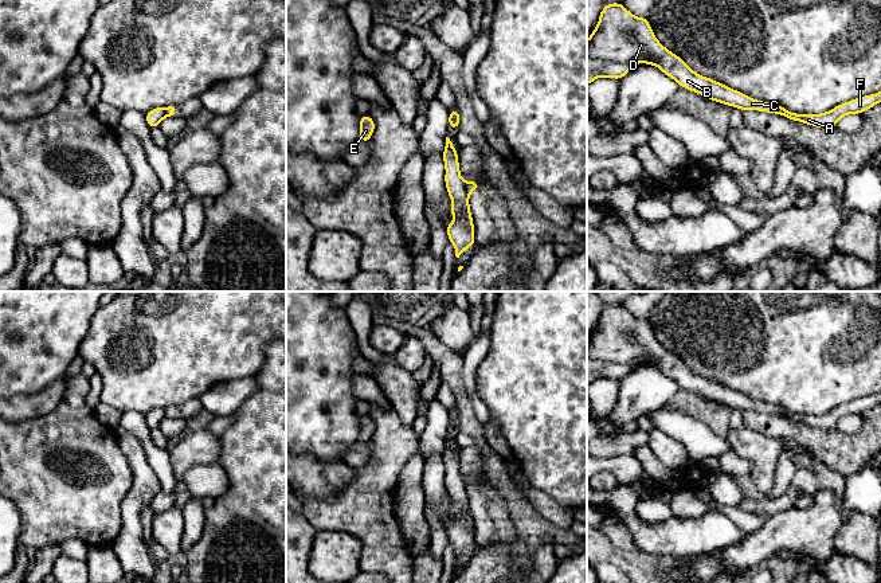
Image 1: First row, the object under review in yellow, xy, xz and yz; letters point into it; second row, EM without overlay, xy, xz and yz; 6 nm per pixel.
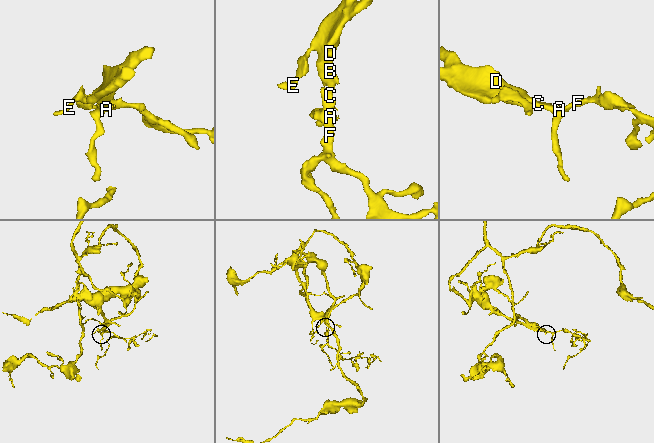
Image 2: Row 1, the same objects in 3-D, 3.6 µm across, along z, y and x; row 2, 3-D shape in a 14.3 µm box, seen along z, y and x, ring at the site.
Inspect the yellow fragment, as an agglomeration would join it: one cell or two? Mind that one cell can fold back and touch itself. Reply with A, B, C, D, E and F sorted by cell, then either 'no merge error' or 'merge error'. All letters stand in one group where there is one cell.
A E F / B C D; merge error

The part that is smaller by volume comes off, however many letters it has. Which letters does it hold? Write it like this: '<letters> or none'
A, E, F

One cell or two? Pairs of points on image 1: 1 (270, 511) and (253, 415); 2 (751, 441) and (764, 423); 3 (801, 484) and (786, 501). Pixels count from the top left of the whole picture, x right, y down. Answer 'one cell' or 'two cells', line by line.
1: one cell
2: two cells
3: one cell

